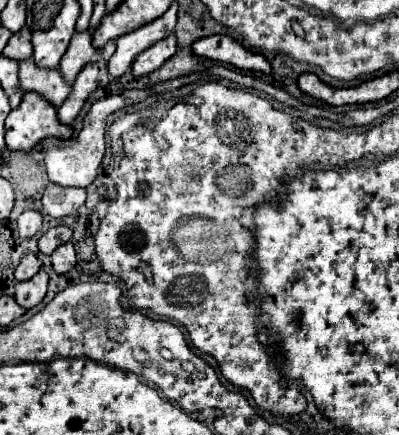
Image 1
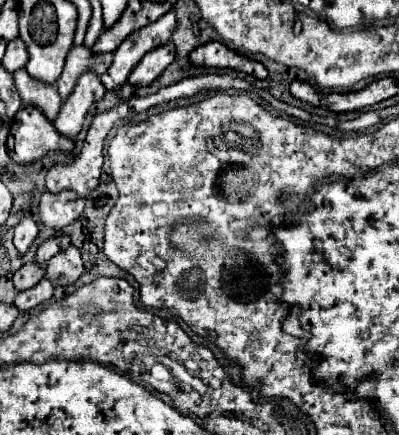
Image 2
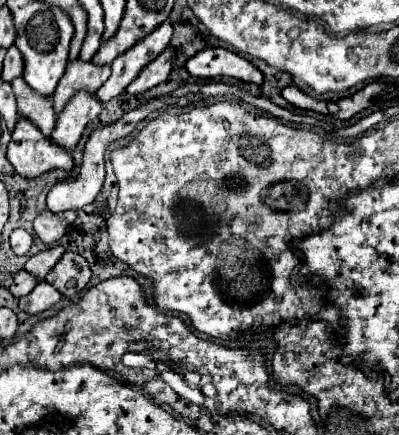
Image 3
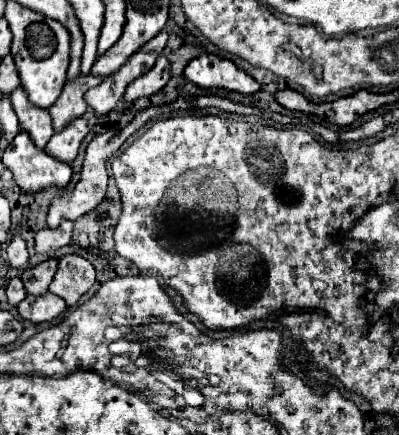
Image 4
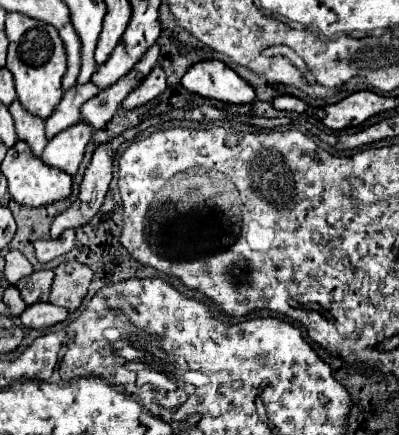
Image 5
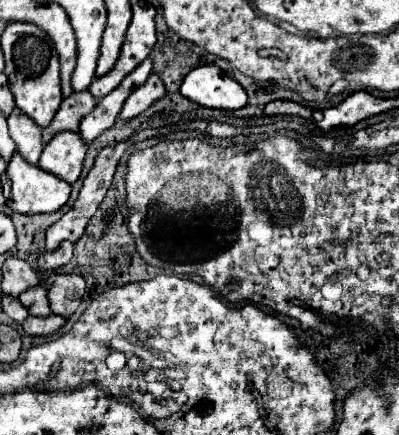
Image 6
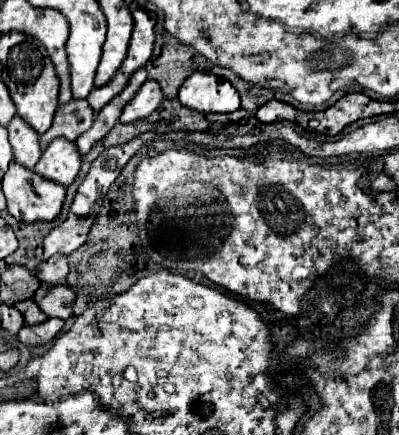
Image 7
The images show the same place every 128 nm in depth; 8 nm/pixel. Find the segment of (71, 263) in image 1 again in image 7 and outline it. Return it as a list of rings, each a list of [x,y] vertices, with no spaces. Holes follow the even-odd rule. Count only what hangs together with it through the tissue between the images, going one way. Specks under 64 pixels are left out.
[[[42,284],[34,294],[36,304],[42,308],[42,312],[48,318],[62,318],[62,320],[72,316],[74,298],[76,292],[68,284],[60,284],[60,286]]]

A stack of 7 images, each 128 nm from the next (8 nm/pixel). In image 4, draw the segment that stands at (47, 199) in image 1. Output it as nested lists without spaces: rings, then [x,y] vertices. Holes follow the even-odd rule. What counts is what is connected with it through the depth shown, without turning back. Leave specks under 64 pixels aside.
[[[62,220],[58,228],[36,230],[36,234],[34,234],[36,252],[48,254],[48,252],[52,252],[56,248],[62,248],[62,246],[70,244],[70,234],[72,234],[72,222],[70,220]]]

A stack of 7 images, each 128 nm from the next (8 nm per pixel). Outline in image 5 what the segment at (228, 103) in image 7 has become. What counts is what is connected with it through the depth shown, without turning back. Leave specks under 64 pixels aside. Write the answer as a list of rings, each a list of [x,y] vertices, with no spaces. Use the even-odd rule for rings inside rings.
[[[202,60],[188,68],[182,86],[204,98],[246,104],[254,100],[254,88],[220,60]]]

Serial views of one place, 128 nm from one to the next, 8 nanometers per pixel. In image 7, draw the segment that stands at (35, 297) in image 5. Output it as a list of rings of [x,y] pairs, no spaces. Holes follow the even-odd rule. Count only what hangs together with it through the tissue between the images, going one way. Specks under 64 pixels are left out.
[[[32,298],[22,300],[20,304],[14,304],[14,306],[24,314],[26,324],[40,324],[40,322],[44,322],[44,320],[46,320],[44,312],[40,312],[40,306],[38,306]]]

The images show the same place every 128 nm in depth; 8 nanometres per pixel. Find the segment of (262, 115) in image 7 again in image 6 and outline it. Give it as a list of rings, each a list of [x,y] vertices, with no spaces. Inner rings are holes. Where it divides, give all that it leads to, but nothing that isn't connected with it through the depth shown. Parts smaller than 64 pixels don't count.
[[[274,100],[270,102],[264,112],[268,116],[276,116],[276,114],[294,114],[294,116],[304,116],[304,118],[310,118],[312,110],[308,106],[302,106],[302,104],[296,104],[292,100]]]

